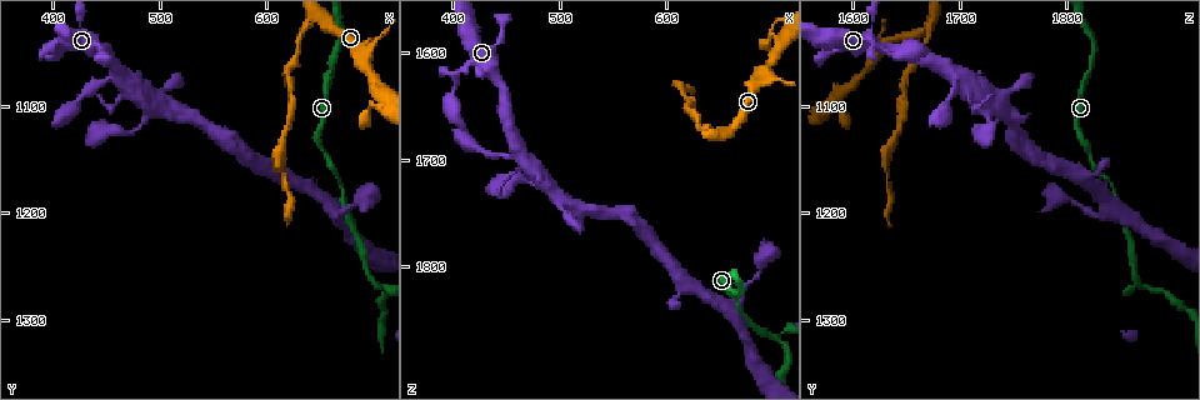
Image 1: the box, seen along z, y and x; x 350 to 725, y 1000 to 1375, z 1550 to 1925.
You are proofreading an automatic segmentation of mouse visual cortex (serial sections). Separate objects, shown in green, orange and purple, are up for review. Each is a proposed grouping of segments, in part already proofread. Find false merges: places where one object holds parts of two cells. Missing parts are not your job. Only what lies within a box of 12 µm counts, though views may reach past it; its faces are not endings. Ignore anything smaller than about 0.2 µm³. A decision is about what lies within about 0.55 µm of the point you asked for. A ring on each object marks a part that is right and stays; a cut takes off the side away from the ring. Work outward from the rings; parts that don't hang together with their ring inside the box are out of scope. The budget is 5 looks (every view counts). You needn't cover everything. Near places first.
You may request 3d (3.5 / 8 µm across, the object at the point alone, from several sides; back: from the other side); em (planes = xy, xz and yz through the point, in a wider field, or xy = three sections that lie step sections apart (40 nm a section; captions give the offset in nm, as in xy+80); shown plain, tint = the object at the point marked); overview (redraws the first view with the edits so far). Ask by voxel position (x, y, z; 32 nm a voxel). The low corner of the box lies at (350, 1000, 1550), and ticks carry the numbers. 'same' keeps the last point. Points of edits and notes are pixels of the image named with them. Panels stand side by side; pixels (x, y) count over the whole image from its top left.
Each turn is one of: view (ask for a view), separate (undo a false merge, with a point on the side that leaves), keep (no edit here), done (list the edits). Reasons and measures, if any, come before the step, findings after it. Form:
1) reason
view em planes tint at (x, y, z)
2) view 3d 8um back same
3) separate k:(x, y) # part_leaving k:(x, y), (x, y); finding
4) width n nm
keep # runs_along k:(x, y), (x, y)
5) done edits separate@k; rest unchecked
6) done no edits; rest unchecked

arms part here
view 3d 3.5um at (704, 1264, 1868)

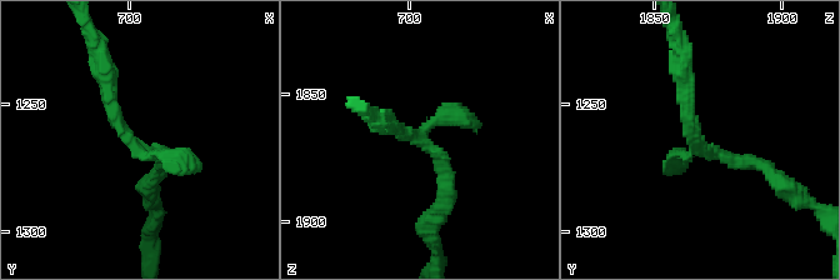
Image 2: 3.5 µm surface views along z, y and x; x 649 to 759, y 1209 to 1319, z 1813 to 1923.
arms 3; arm_widths 200, 200, 200 nm; shape alone is not enough
view em xy step 5 tint at (704, 1267, 1867)

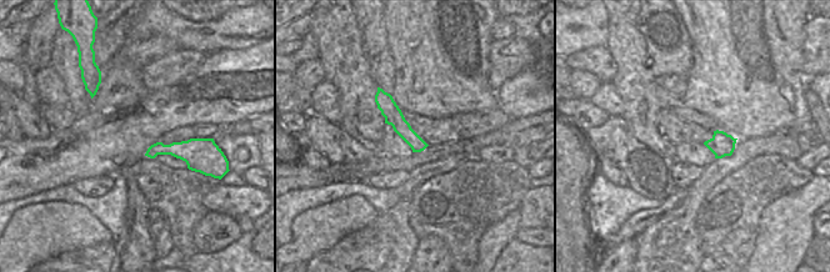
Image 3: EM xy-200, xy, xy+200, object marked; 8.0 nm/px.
keep # runs_along 2:(684, 73), (696, 145), (768, 164); continuous, no second cell

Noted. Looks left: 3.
three arms meet
view 3d 3.5um at (658, 1192, 1840)

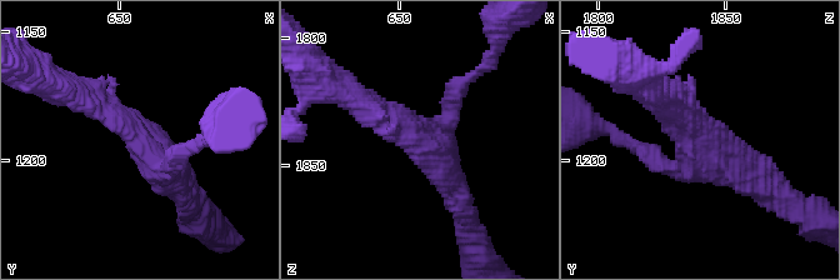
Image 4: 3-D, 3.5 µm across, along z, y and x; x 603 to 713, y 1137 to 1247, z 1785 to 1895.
now the EM
view em planes tint at (660, 1190, 1843)

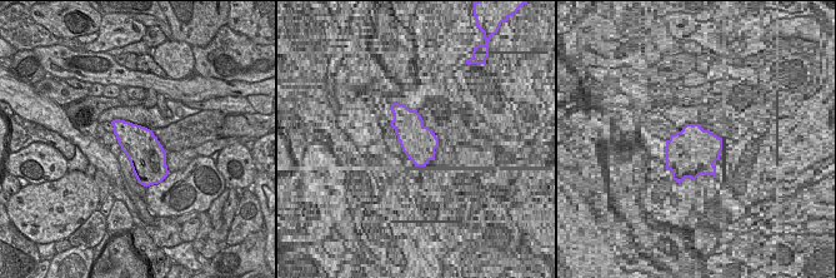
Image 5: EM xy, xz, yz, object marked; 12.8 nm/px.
arm_widths 200, 300, 400 nm
keep # runs_along 4:(83, 91), (129, 123), (179, 188); continuous, no second cell

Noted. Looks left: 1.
done no edits; rest unchecked

